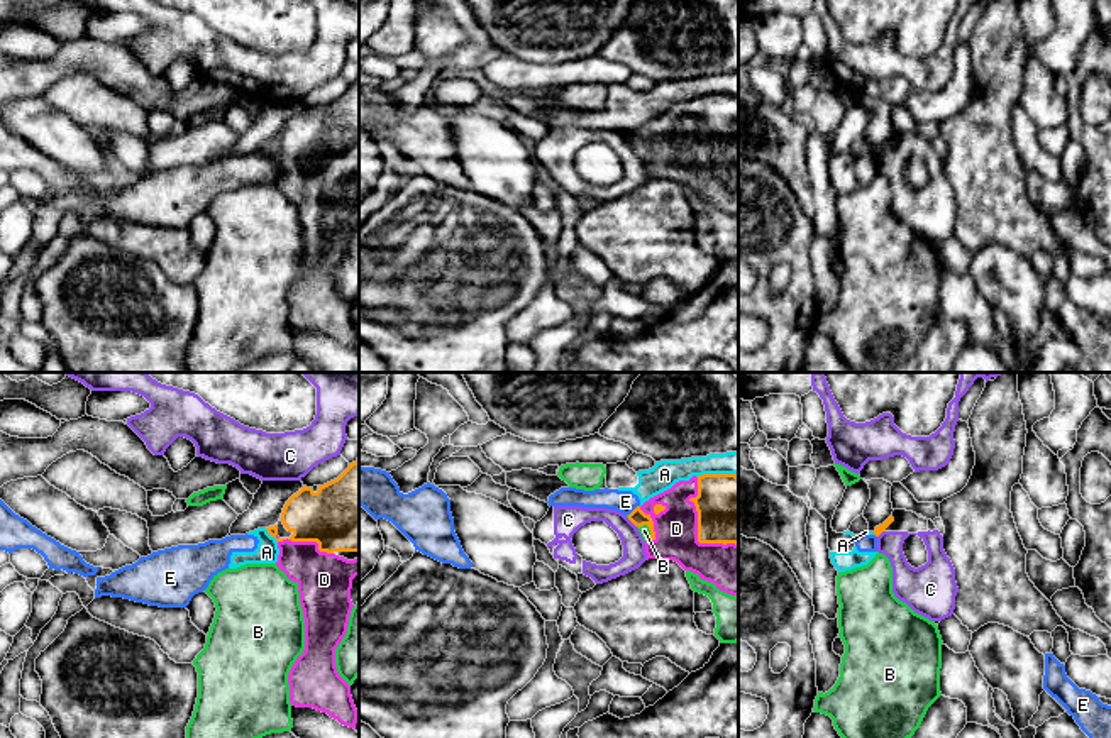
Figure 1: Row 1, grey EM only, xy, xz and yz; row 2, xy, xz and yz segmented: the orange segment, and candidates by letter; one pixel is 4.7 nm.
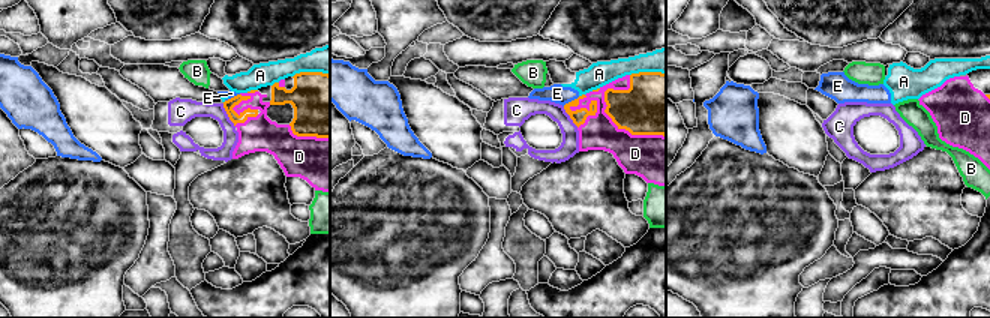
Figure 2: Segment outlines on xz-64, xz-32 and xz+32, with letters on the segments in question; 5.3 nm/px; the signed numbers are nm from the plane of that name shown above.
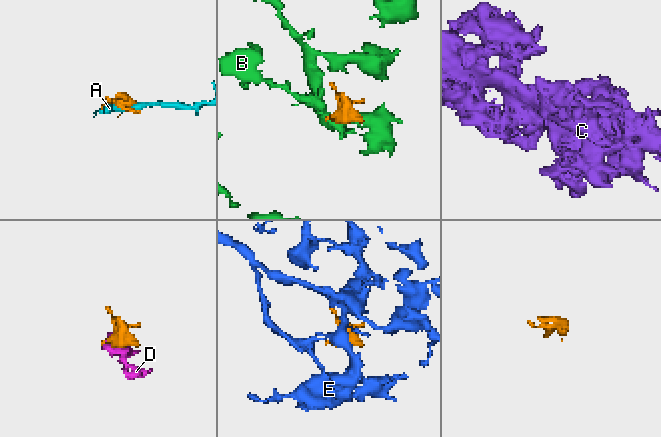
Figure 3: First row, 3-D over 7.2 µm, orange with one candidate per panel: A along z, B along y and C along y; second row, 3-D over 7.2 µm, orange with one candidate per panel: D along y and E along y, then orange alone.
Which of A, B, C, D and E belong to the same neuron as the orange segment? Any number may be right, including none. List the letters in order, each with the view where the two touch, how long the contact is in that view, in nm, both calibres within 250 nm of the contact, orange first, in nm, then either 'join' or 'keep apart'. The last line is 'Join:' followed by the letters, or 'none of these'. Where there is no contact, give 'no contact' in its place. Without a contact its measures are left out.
A: xz | 200 nm | 320/140 nm | keep apart
B: xz | 100 nm | 80/50 nm | keep apart
C: xz | 60 nm | 80/110 nm | keep apart
D: xz | 380 nm | 320/220 nm | join
E: xz | 80 nm | 80/110 nm | keep apart
Join: D

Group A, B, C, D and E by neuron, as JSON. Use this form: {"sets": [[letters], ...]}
{"sets": [["A", "E"], ["B"], ["C"], ["D"]]}

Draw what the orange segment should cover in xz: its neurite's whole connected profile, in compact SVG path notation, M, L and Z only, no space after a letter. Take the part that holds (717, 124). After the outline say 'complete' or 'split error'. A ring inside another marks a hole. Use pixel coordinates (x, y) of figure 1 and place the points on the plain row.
M703 95L679 102L637 127L628 140L650 151L647 181L674 181L738 217L738 96Z; split error

